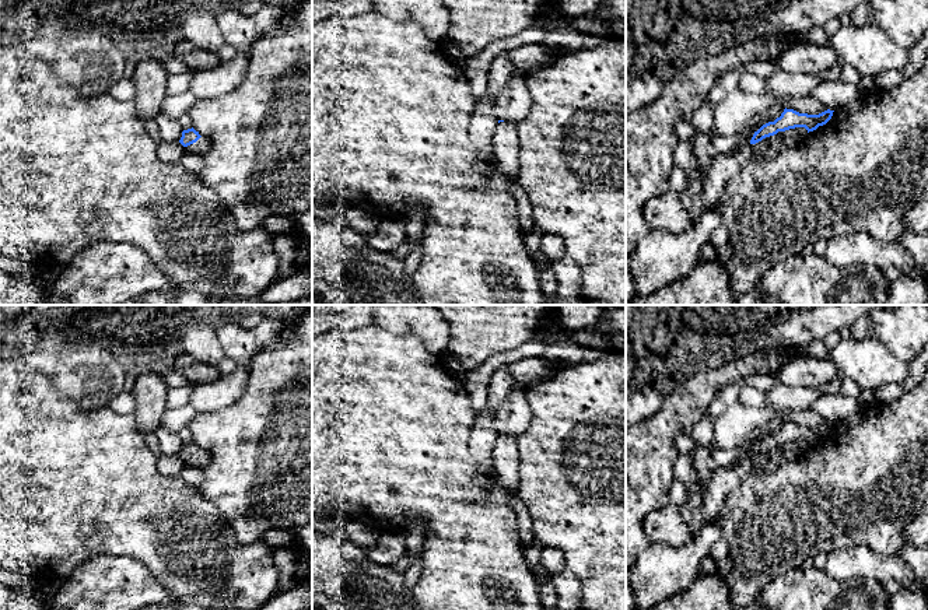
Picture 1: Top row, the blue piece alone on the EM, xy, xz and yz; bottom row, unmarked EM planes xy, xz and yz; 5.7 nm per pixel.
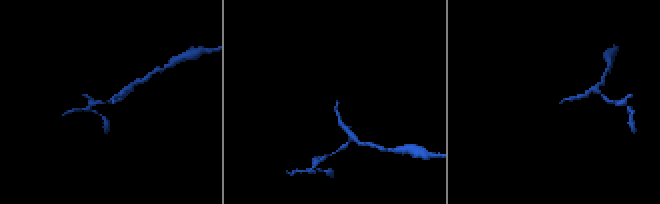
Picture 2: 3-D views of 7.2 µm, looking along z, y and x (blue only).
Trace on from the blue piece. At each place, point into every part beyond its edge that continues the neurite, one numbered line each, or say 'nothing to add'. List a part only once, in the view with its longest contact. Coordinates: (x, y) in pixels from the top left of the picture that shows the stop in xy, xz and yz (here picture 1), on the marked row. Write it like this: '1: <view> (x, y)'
1: xy (202, 146)

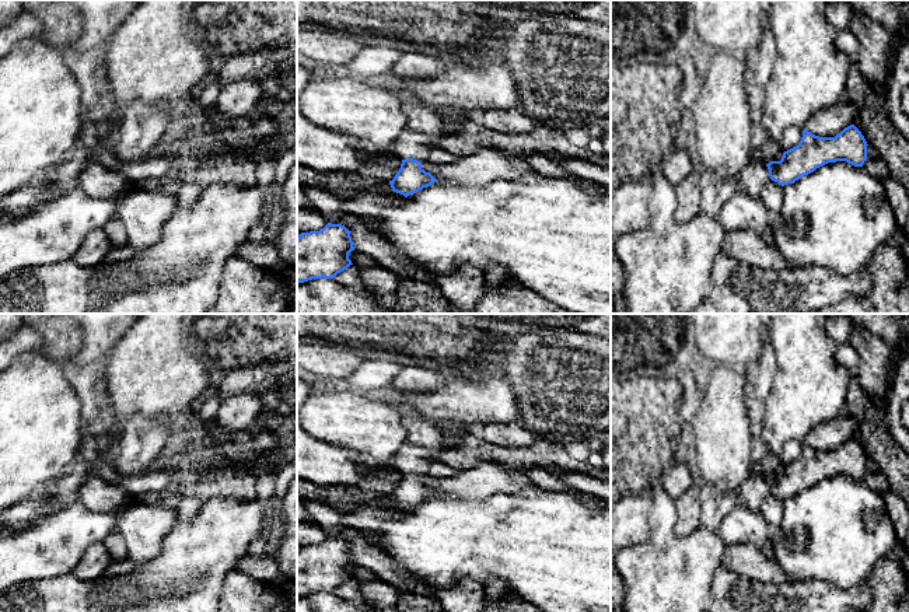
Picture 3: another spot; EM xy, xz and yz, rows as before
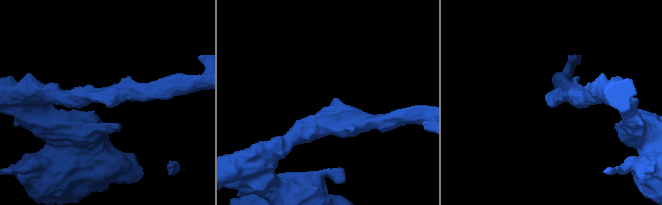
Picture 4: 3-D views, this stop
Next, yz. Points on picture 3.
1: yz (752, 178)

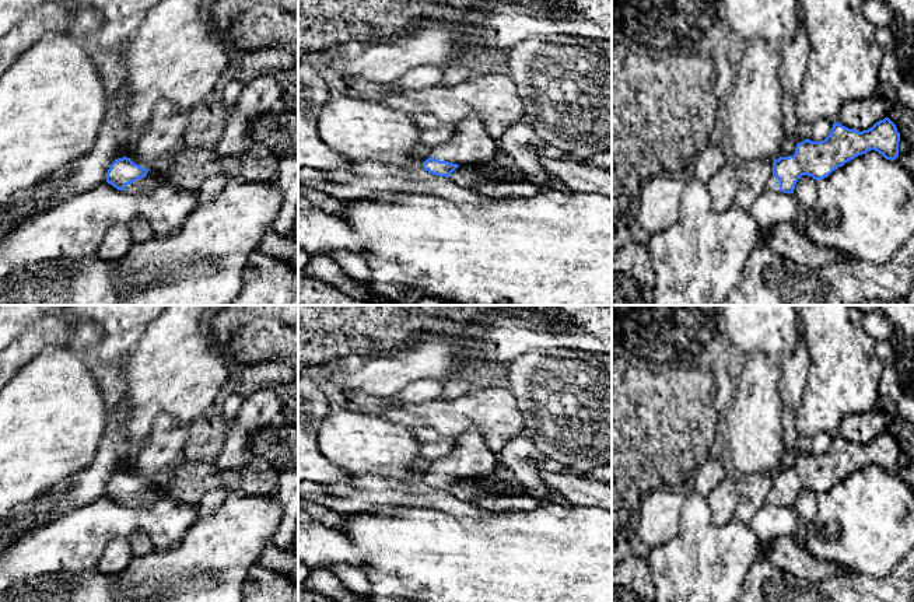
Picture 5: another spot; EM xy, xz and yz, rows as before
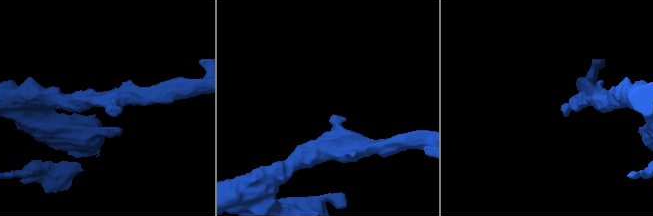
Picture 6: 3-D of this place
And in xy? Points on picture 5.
1: xy (153, 181)

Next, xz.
1: xz (470, 143)

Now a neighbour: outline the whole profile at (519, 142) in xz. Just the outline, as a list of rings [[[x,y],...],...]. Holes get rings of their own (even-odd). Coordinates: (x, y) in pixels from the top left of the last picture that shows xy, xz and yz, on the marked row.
[[[526,122],[511,125],[497,140],[498,148],[508,154],[516,164],[521,178],[536,185],[540,192],[551,189],[550,175],[540,164],[540,153],[547,148],[546,143],[537,136]]]

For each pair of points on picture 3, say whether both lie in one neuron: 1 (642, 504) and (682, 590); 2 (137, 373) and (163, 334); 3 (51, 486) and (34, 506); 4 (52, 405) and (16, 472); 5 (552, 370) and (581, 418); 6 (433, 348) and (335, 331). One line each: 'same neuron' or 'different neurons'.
1: different neurons
2: same neuron
3: same neuron
4: same neuron
5: same neuron
6: same neuron

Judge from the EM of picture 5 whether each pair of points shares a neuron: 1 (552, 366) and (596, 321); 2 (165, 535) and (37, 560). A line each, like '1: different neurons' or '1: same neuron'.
1: different neurons
2: same neuron

